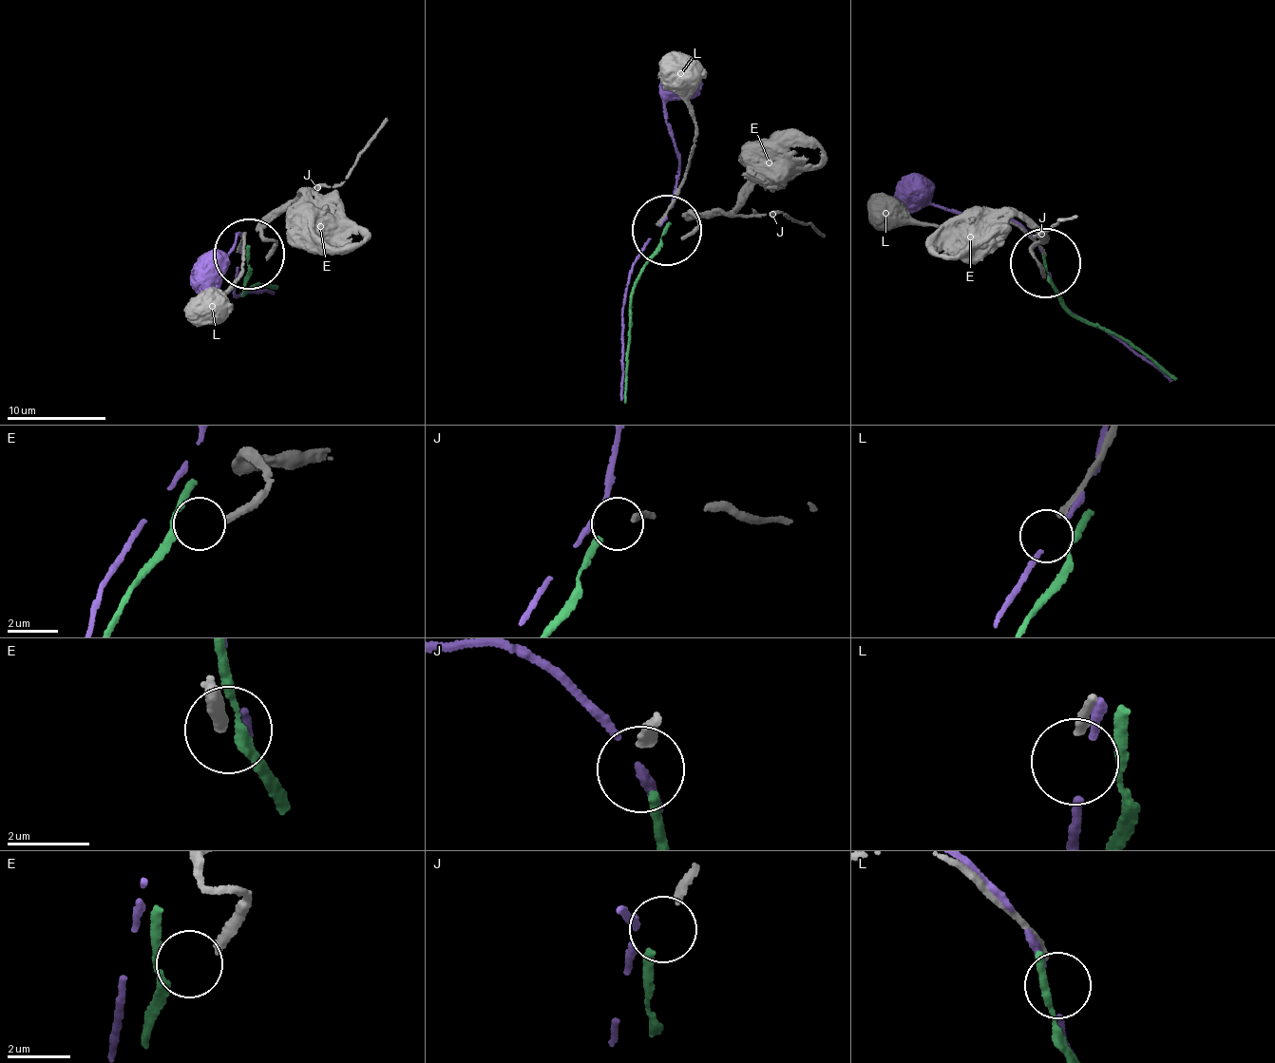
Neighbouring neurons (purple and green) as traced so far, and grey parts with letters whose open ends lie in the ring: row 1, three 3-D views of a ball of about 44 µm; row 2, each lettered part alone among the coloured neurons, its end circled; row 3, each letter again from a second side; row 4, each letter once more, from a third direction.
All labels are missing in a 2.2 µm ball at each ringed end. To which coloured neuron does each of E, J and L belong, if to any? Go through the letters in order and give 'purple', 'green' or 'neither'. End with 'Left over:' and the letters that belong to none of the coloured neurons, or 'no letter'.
E: neither
J: green
L: neither
Left over: E, L

